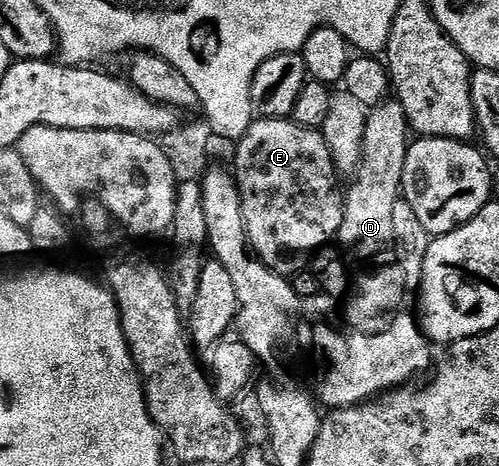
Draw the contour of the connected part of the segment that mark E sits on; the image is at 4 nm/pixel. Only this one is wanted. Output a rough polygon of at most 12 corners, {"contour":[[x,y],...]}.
{"contour":[[253,120],[242,223],[279,270],[337,236],[345,190],[320,129]]}

